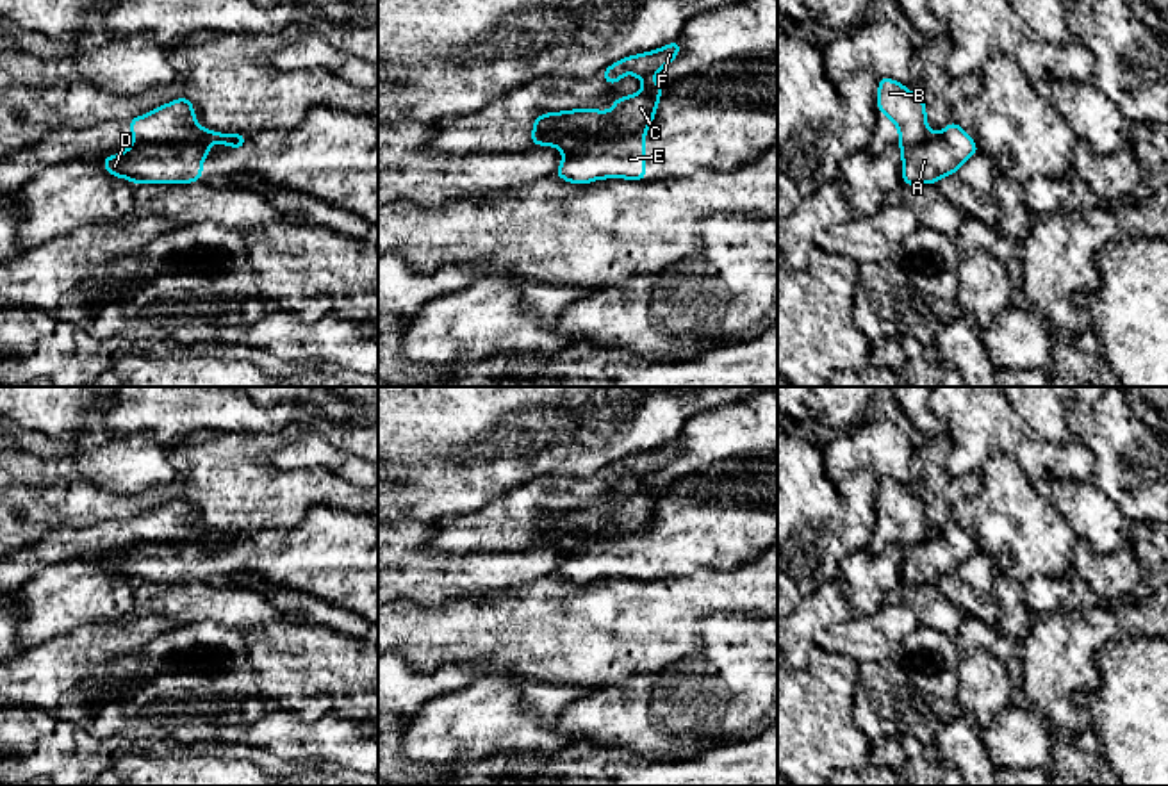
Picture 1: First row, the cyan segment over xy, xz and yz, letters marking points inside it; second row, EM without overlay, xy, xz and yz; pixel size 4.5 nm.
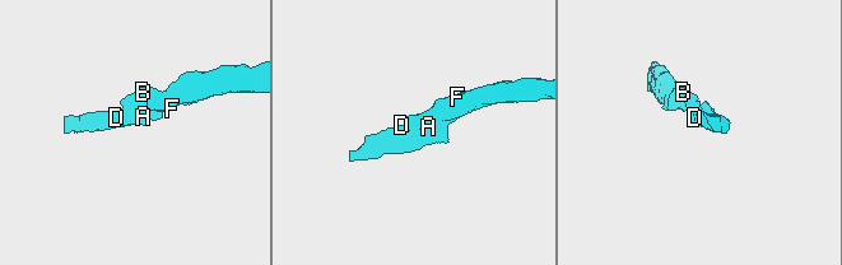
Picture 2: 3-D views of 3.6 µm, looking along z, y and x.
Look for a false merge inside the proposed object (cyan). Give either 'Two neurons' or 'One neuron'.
Two neurons

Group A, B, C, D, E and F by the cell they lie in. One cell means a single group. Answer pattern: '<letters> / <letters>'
A D E / B C F

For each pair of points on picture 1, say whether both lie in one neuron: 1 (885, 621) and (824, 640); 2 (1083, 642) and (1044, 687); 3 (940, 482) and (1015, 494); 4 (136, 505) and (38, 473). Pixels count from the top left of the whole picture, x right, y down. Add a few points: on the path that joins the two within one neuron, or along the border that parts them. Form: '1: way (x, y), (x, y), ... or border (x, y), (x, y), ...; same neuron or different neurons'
1: way (871, 635), (867, 638), (838, 638); same neuron
2: way (1072, 653), (1052, 676); same neuron
3: border (954, 492), (949, 519); different neurons
4: border (27, 483), (57, 485), (90, 480), (111, 492); different neurons

